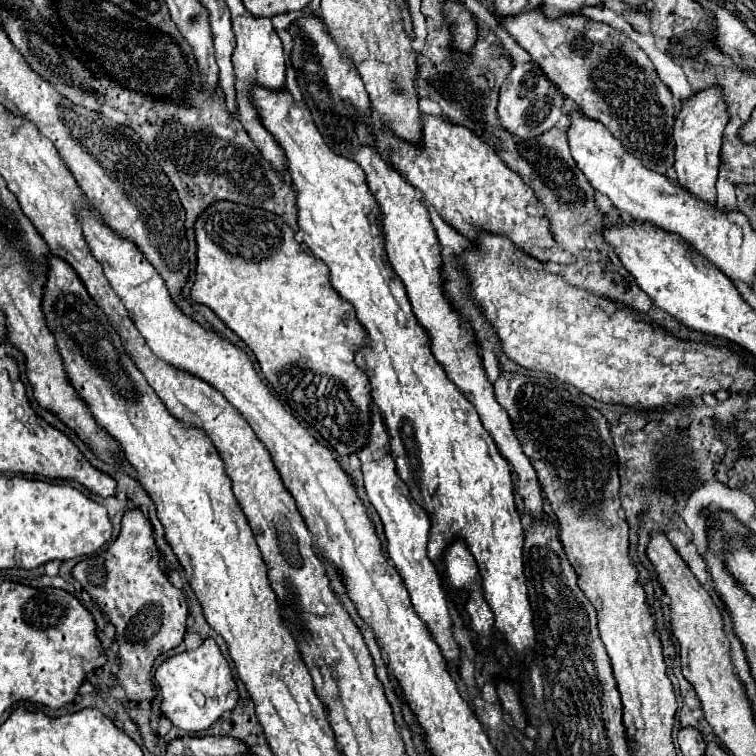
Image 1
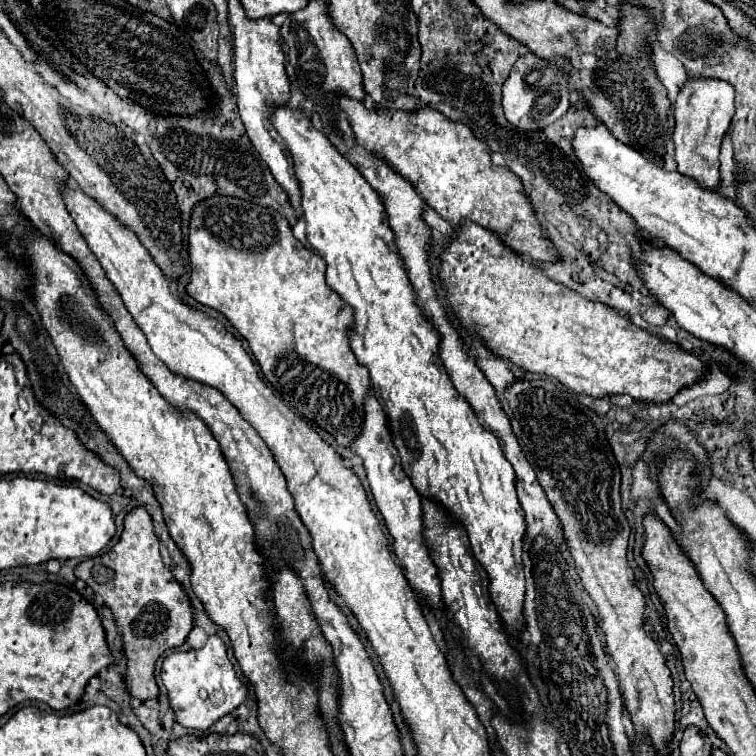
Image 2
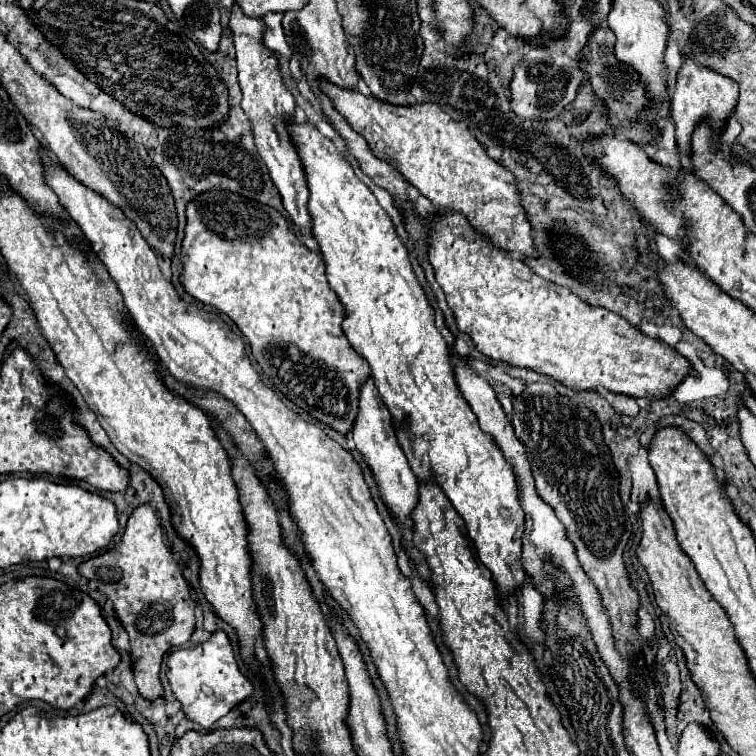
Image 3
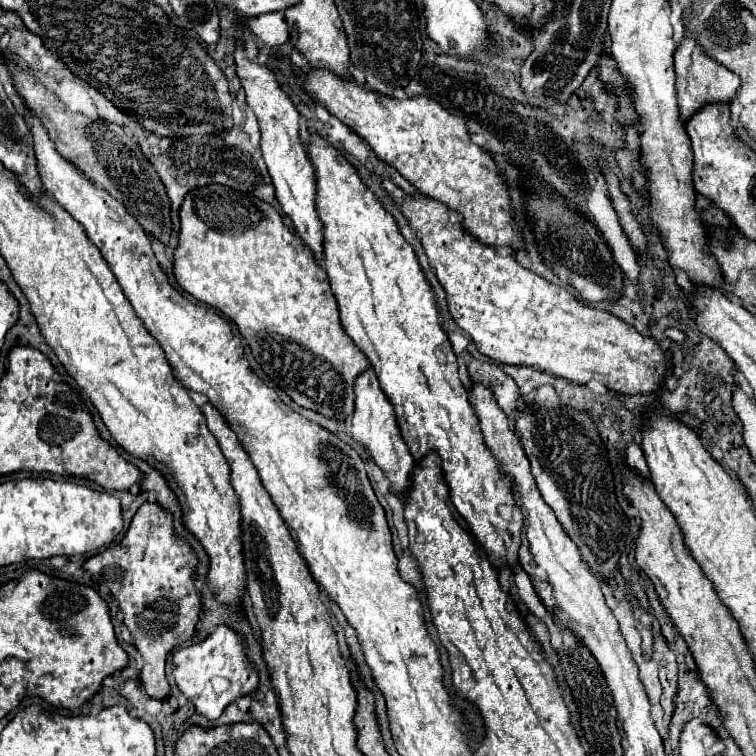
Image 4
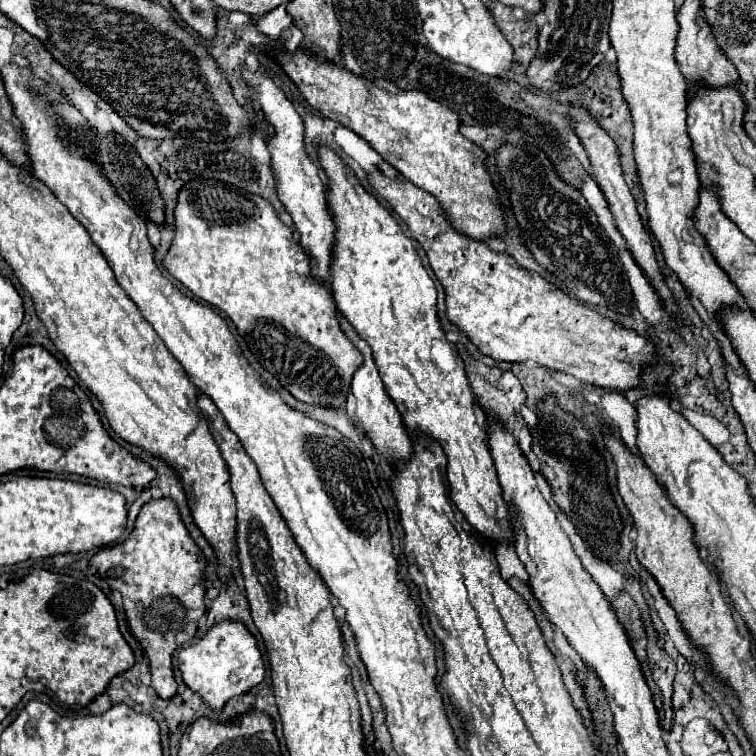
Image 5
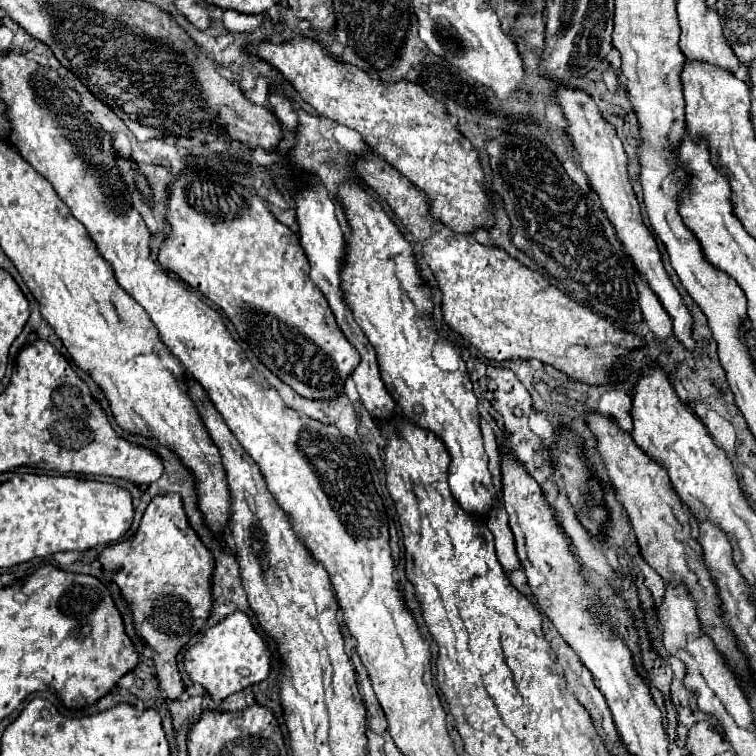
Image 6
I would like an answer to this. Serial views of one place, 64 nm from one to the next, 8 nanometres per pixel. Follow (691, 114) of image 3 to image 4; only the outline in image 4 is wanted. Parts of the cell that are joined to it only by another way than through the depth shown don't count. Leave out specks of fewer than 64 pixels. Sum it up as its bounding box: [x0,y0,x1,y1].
[674,30,740,120]

